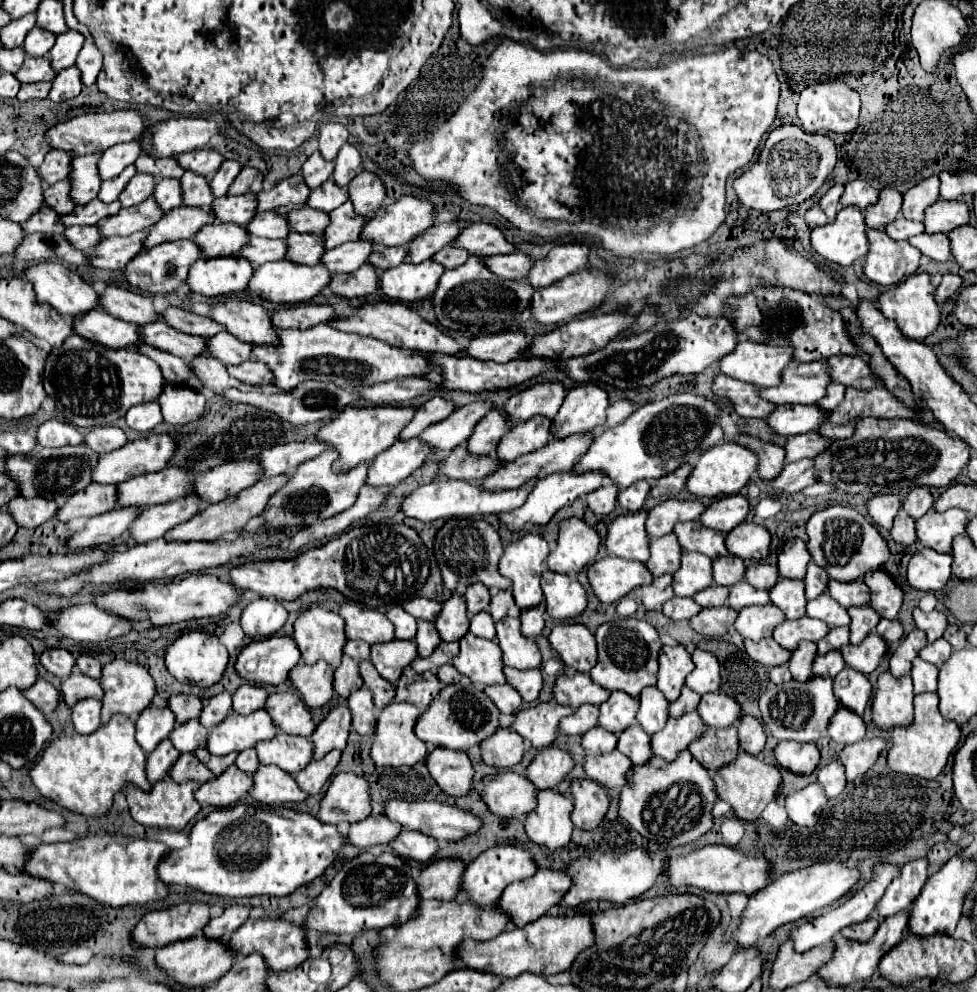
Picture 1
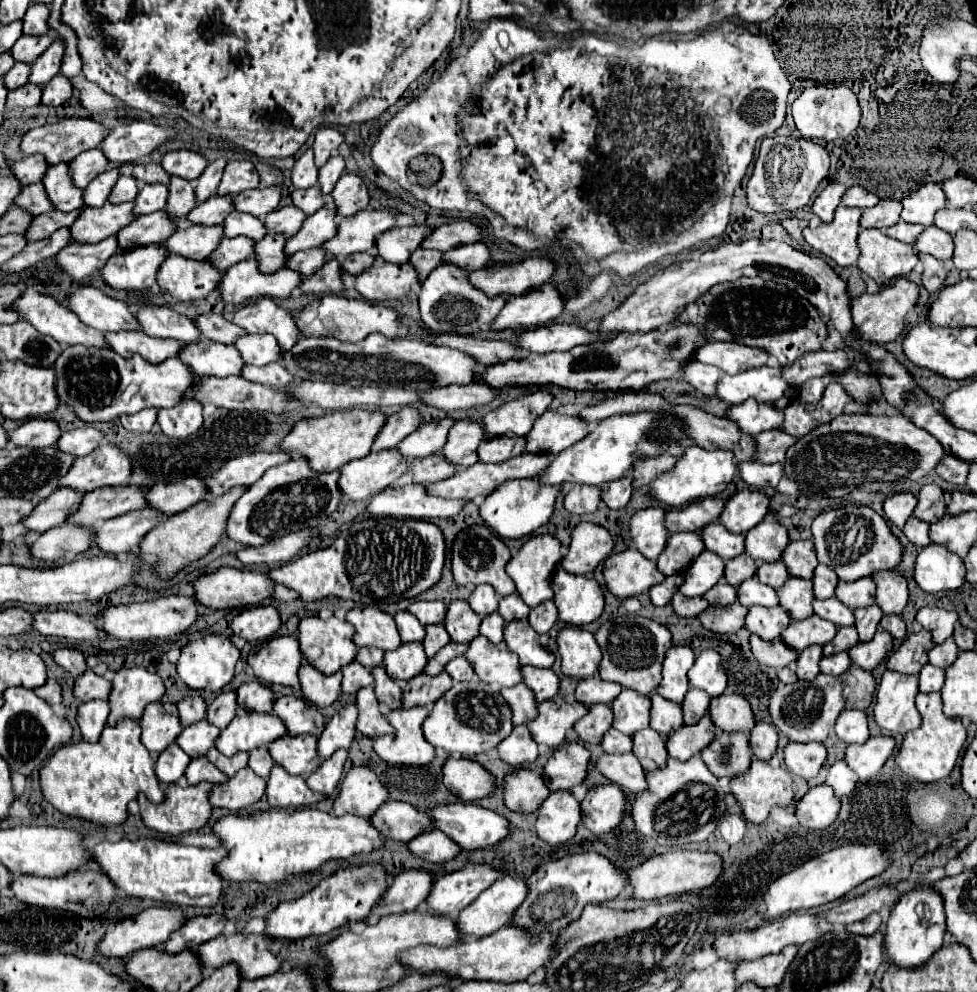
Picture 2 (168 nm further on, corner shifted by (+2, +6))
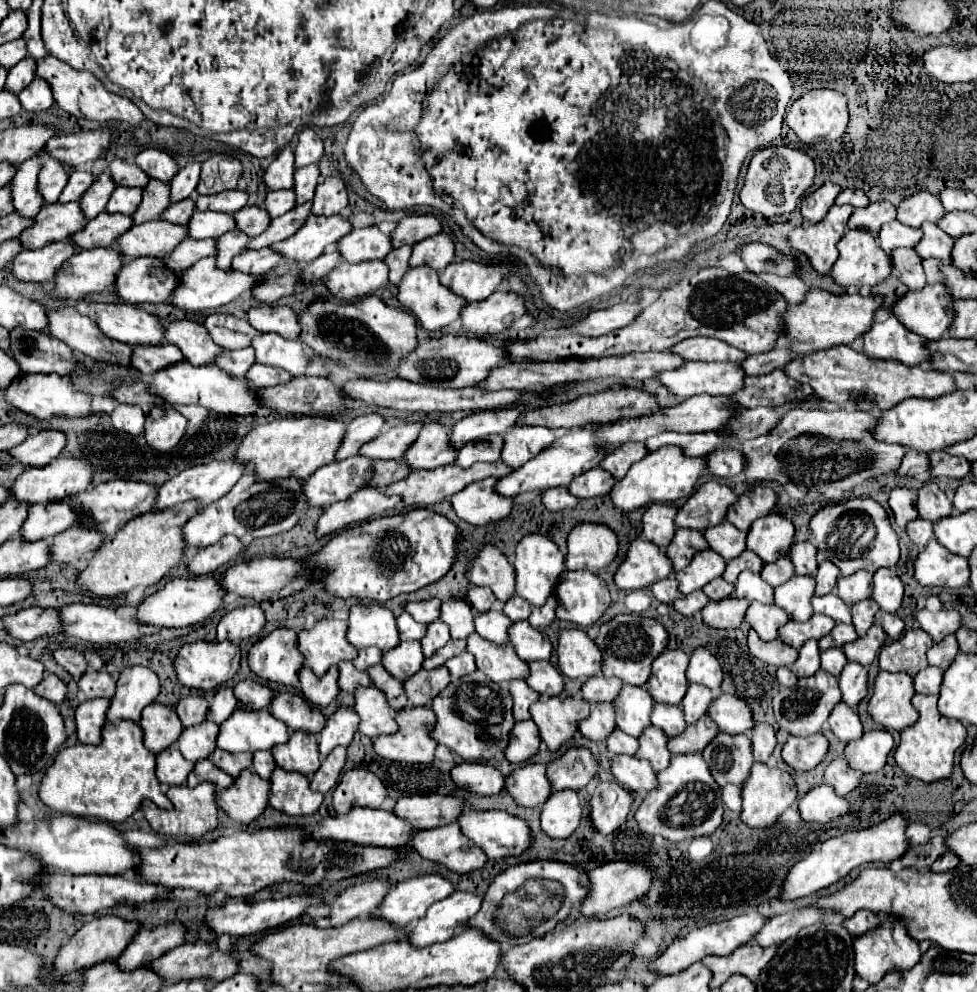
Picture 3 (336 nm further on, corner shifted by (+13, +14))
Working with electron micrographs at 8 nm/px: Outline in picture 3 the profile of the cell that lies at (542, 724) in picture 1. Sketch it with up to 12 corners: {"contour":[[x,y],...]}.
{"contour":[[542,696],[530,712],[550,752],[578,734],[590,704]]}

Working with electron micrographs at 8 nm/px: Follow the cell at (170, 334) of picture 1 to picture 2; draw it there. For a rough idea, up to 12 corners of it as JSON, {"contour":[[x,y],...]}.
{"contour":[[201,338],[179,358],[195,374],[239,376],[245,364],[233,344]]}

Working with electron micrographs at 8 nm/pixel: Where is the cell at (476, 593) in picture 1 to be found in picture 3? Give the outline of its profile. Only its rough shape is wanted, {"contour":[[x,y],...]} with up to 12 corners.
{"contour":[[472,586],[468,602],[482,614],[494,604],[490,588]]}

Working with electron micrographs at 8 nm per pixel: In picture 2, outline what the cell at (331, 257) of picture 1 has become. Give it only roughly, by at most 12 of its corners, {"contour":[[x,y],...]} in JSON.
{"contour":[[321,248],[295,252],[287,268],[303,276],[315,274],[327,262]]}

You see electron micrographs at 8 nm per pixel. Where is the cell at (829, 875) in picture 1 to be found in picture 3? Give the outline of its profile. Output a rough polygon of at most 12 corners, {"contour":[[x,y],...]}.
{"contour":[[906,818],[846,832],[786,876],[782,898],[818,892],[862,864],[890,864],[910,846]]}

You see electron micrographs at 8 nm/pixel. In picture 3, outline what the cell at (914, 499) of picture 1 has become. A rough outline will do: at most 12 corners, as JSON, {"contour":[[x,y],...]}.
{"contour":[[928,482],[918,490],[920,518],[956,514],[954,504]]}

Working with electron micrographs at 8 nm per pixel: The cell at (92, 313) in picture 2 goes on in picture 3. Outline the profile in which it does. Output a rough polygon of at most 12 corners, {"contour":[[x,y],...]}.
{"contour":[[92,304],[100,330],[130,346],[166,344],[158,316]]}

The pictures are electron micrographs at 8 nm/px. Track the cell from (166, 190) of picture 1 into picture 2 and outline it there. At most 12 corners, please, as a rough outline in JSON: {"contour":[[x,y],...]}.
{"contour":[[145,184],[135,198],[135,214],[165,210],[169,188]]}

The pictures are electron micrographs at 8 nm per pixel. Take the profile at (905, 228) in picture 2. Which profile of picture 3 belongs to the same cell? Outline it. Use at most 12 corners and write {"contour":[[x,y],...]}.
{"contour":[[898,220],[878,232],[880,248],[892,252],[898,246],[914,248],[922,230]]}

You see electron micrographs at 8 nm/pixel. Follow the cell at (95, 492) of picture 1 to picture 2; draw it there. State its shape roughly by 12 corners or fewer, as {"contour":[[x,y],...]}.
{"contour":[[55,490],[35,506],[25,528],[45,532],[77,510],[85,494]]}

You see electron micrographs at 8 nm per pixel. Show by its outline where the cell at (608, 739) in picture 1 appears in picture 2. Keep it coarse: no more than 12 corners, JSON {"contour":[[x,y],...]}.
{"contour":[[607,730],[601,748],[607,754],[631,752],[633,738]]}

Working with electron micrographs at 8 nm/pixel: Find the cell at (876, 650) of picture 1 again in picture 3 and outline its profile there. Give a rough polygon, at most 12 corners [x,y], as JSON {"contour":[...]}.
{"contour":[[882,626],[844,646],[850,662],[872,664],[886,642]]}

